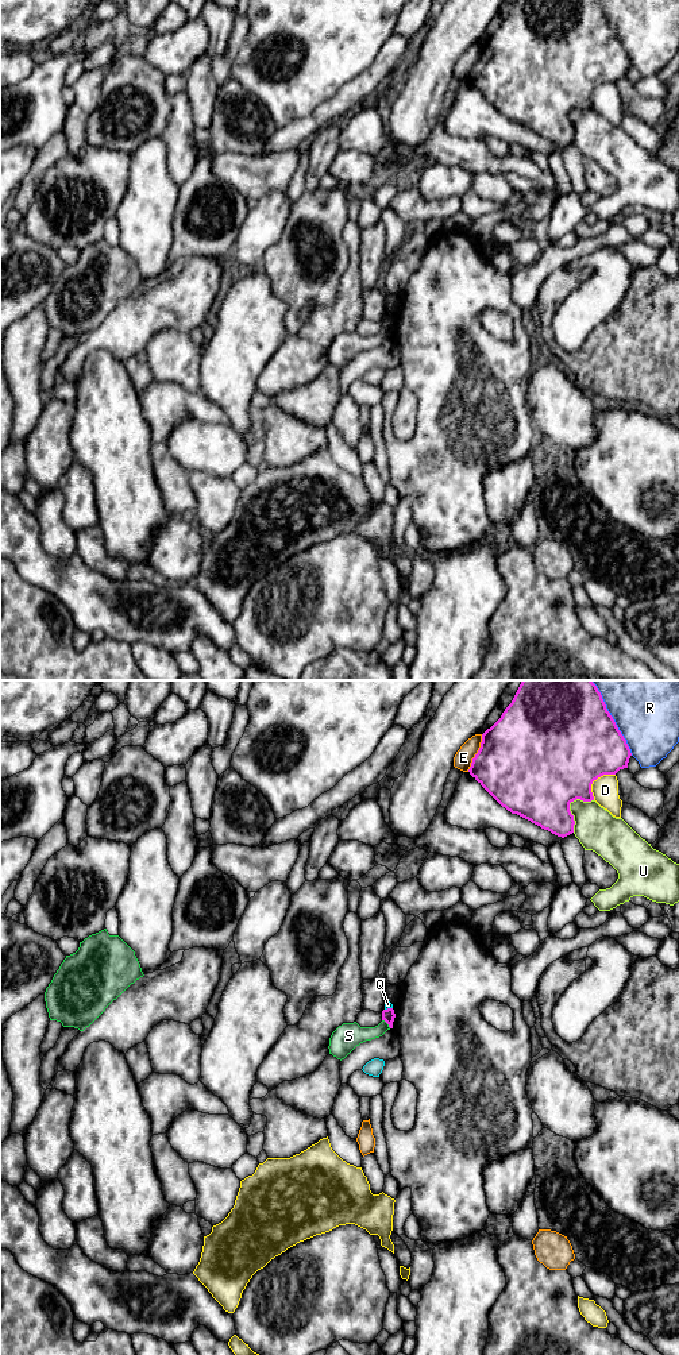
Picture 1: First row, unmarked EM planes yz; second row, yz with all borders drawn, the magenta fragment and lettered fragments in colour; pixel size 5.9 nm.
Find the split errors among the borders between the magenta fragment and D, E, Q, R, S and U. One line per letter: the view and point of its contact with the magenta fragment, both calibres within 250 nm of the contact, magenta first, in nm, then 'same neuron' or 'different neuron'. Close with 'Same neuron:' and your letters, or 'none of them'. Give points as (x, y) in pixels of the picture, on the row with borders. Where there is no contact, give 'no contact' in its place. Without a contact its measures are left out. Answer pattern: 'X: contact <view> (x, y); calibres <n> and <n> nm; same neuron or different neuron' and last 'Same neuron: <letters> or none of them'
D: contact yz (594, 779); calibres 500 and 160 nm; different neuron
E: contact yz (477, 753); calibres 480 and 110 nm; different neuron
Q: contact yz (388, 1008); calibres 80 and 50 nm; different neuron
R: contact yz (612, 718); calibres 500 and 460 nm; different neuron
S: contact yz (386, 1022); calibres 80 and 160 nm; different neuron
U: contact yz (568, 806); calibres 480 and 240 nm; different neuron
Same neuron: none of them

